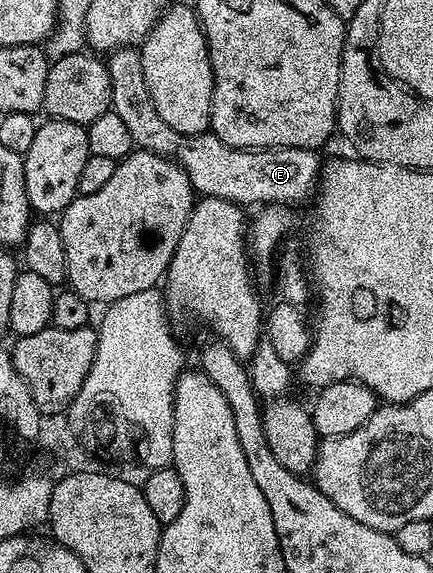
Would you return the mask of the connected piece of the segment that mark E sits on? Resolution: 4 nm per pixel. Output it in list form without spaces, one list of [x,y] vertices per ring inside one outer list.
[[[122,47],[121,49],[110,52],[106,56],[105,62],[109,69],[109,81],[111,82],[111,110],[115,111],[117,117],[121,117],[121,121],[128,126],[129,133],[133,136],[136,148],[140,151],[152,151],[158,155],[165,155],[167,158],[175,160],[189,177],[191,188],[195,190],[196,196],[221,197],[225,201],[233,201],[240,205],[248,205],[247,203],[255,203],[254,205],[292,205],[291,203],[301,202],[310,191],[312,194],[316,190],[321,174],[321,158],[319,159],[320,152],[318,150],[310,151],[309,149],[297,149],[296,147],[264,147],[261,151],[250,151],[249,149],[237,149],[236,147],[225,145],[225,141],[221,141],[213,133],[204,133],[202,135],[182,135],[181,133],[177,133],[173,129],[169,129],[169,125],[165,125],[165,121],[161,121],[160,115],[157,114],[157,109],[153,109],[153,101],[149,97],[147,86],[145,85],[145,69],[141,65],[141,57],[136,48]]]

